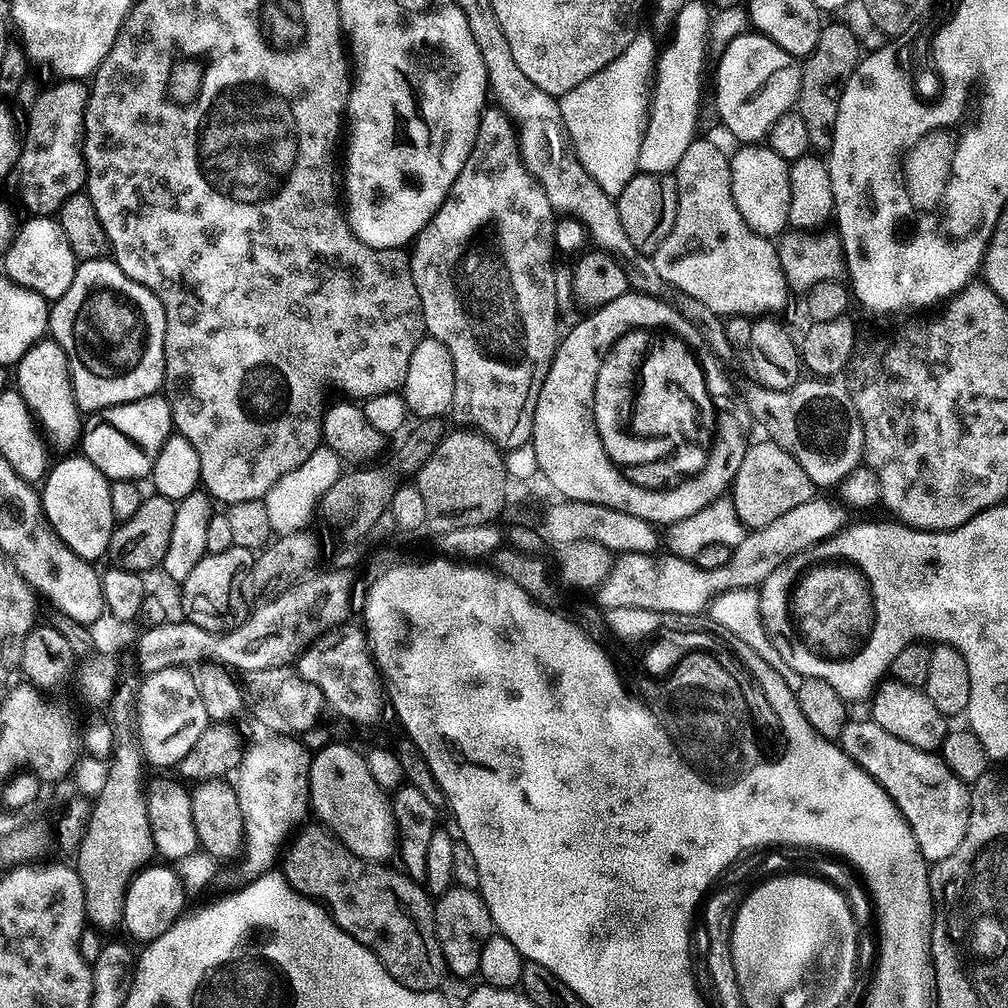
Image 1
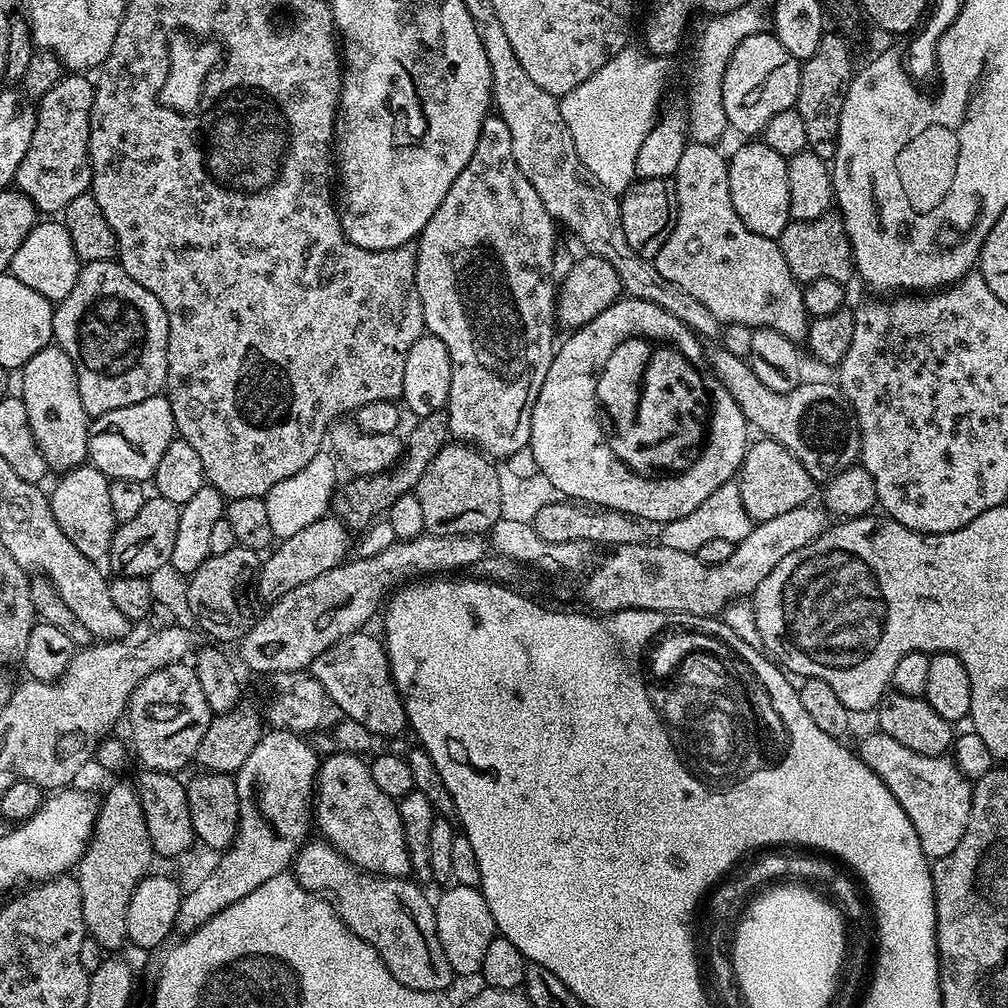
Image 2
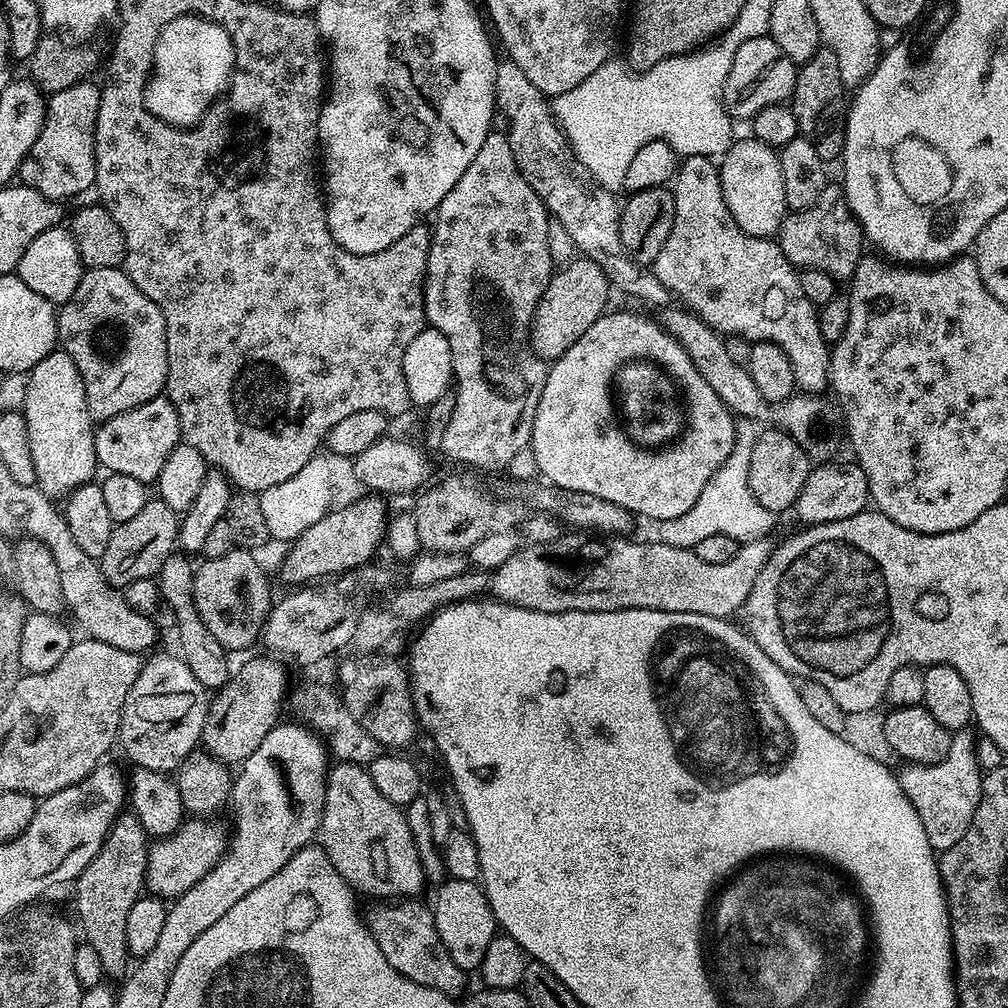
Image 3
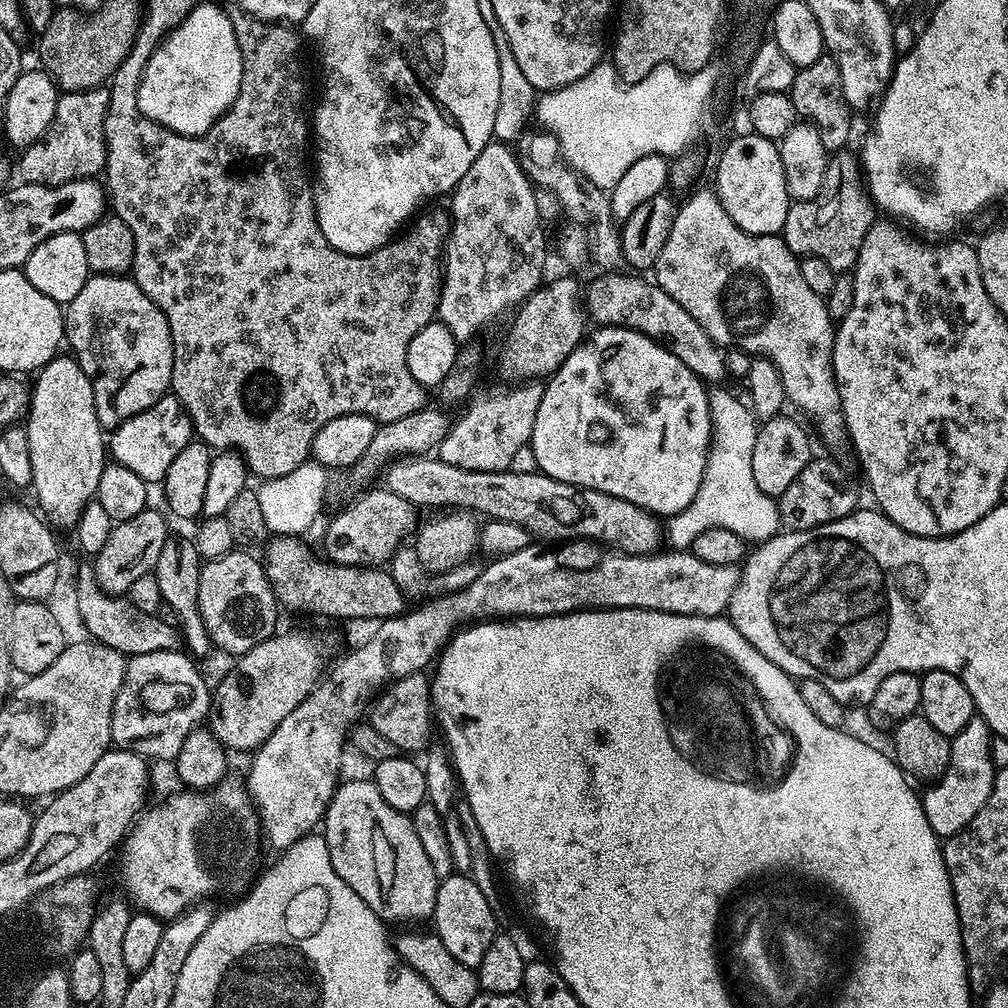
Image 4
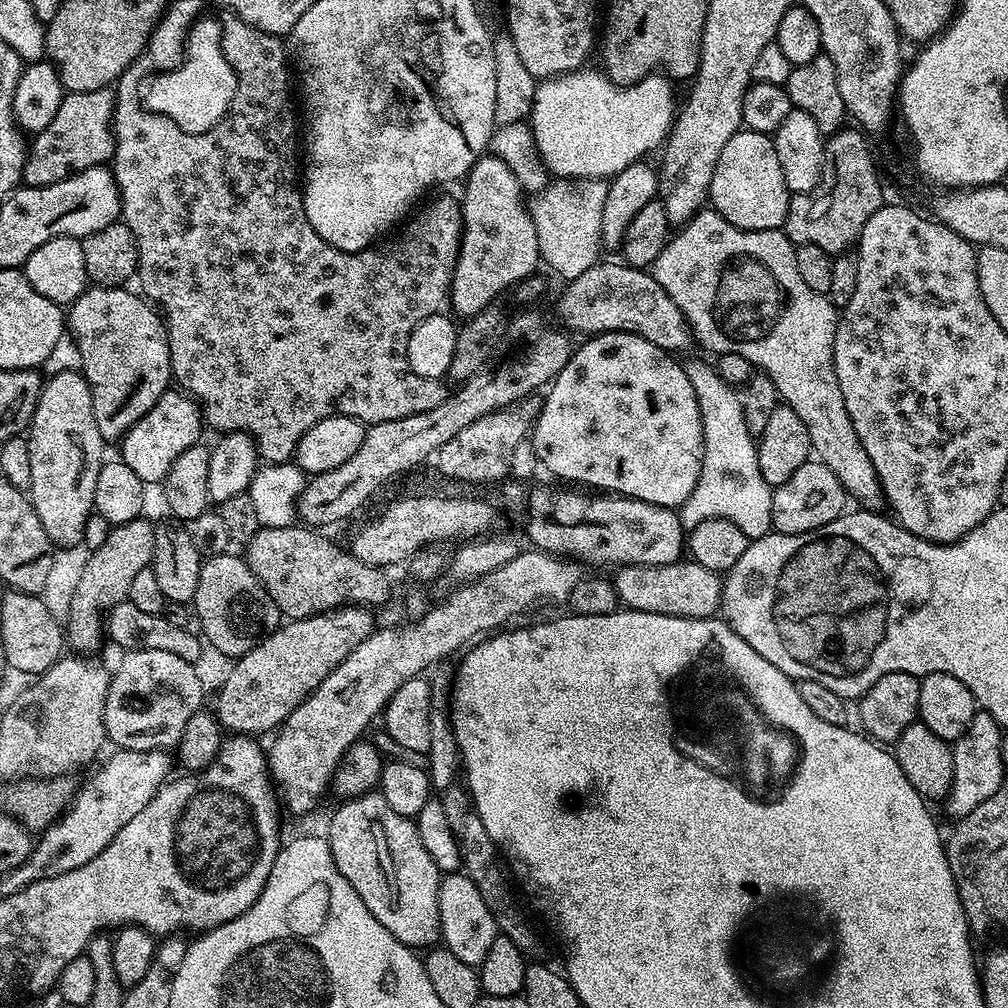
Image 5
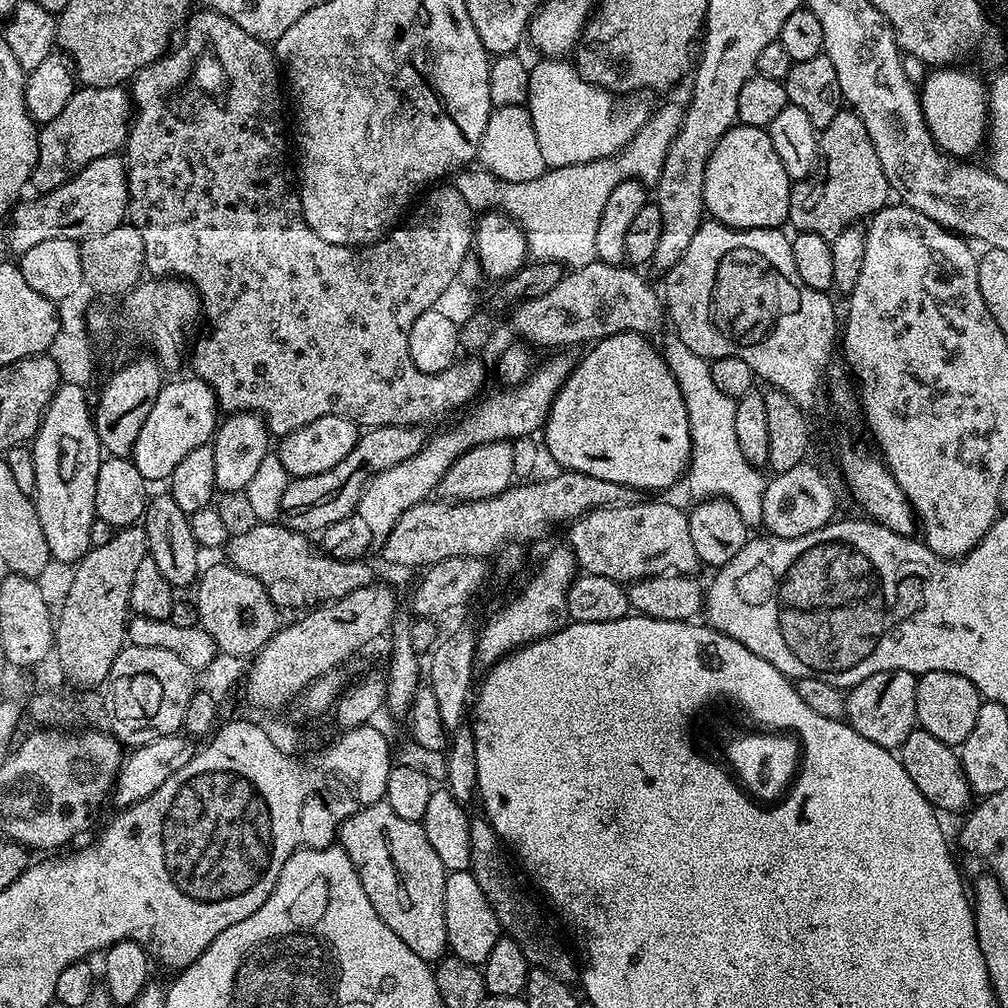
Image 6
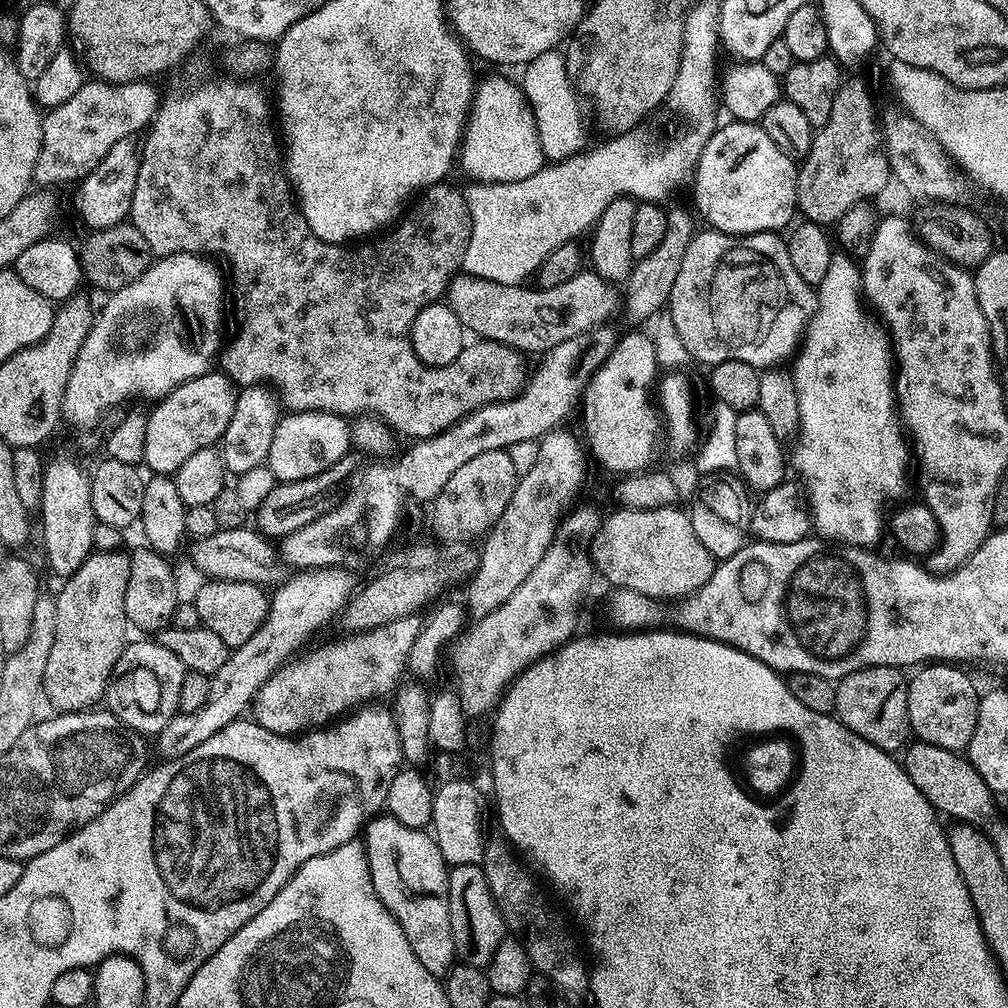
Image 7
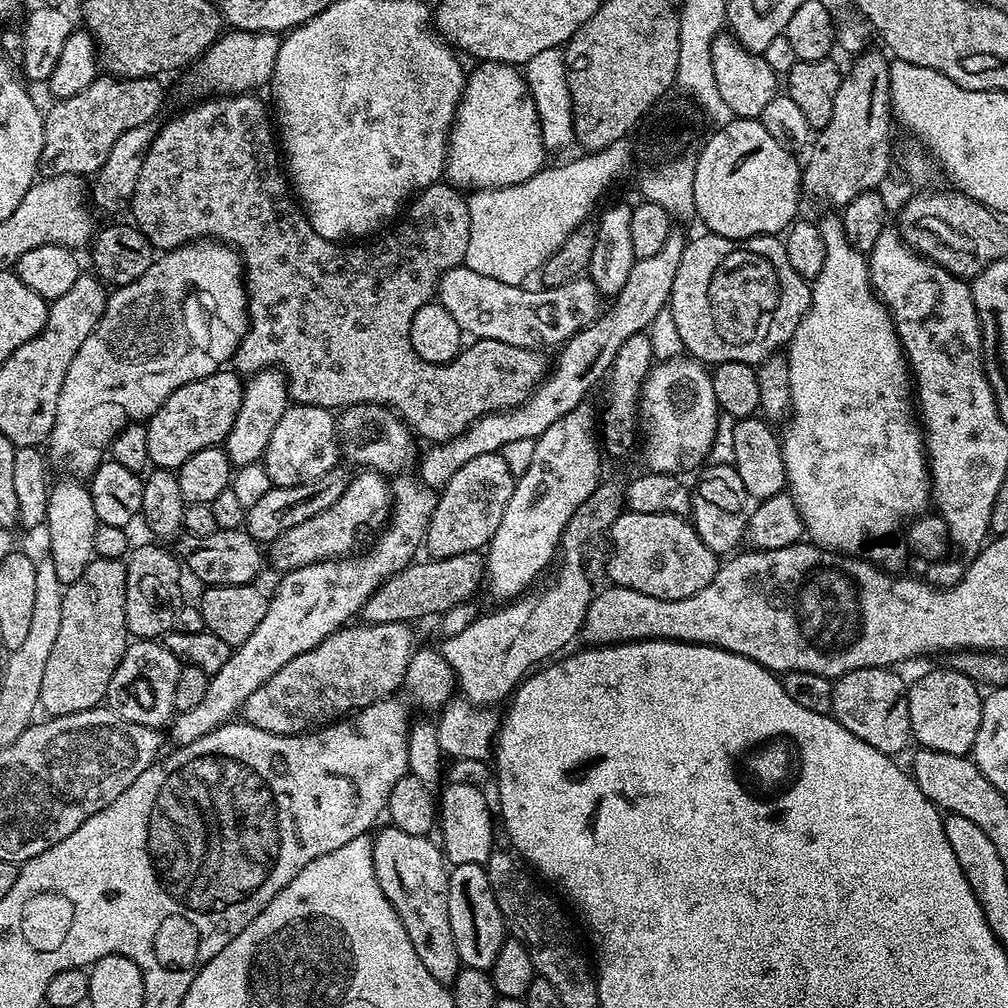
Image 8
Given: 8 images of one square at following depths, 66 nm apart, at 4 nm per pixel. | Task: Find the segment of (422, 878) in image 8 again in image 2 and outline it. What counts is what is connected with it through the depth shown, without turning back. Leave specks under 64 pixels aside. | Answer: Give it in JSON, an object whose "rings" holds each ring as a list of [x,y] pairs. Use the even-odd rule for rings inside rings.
{"rings":[[[338,750],[333,756],[319,761],[316,787],[314,789],[314,824],[320,827],[319,835],[333,844],[351,864],[357,864],[366,872],[375,872],[377,876],[407,877],[412,870],[406,838],[402,830],[402,818],[397,801],[391,800],[374,783],[371,767],[364,764],[355,752]]]}

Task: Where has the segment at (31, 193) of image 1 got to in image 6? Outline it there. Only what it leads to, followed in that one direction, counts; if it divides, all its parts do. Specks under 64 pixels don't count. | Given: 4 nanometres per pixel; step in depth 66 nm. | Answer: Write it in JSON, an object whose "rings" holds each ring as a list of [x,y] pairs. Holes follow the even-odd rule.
{"rings":[[[77,87],[66,106],[62,106],[62,114],[39,129],[40,145],[31,187],[36,187],[35,191],[40,194],[52,192],[74,178],[83,168],[90,166],[90,162],[117,155],[127,145],[133,116],[133,102],[123,87]]]}

